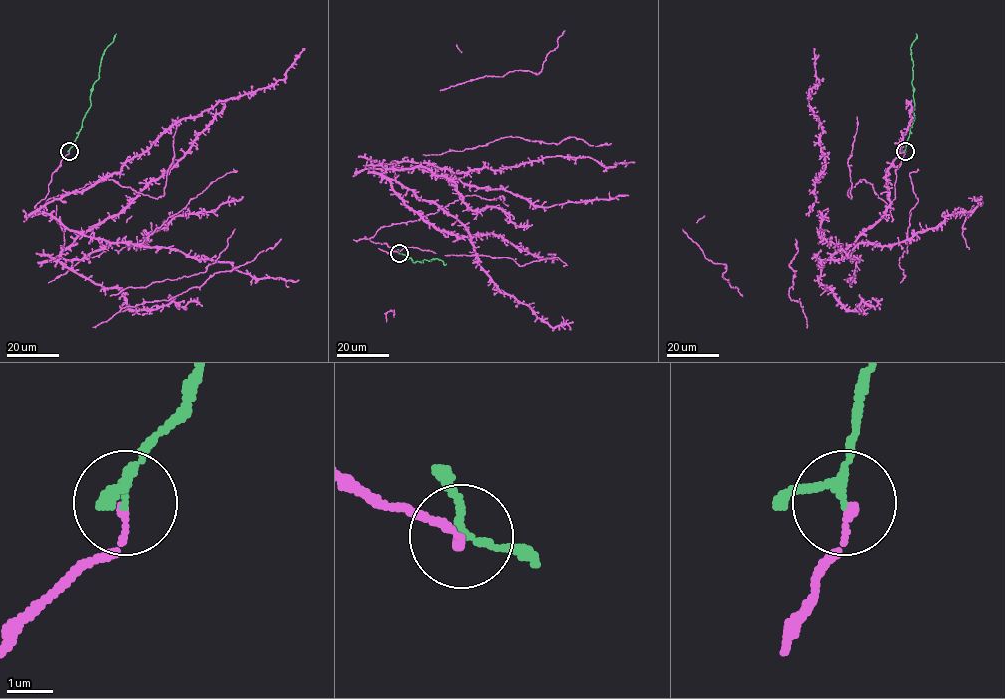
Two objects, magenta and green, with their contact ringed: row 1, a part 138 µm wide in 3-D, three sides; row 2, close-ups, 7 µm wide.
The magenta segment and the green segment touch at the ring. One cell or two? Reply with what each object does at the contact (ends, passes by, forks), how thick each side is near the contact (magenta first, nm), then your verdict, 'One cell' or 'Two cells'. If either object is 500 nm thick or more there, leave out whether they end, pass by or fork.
At the ring magenta ends. At the ring green passes by. Thickness 180 nm (magenta) against 160 nm. One cell

